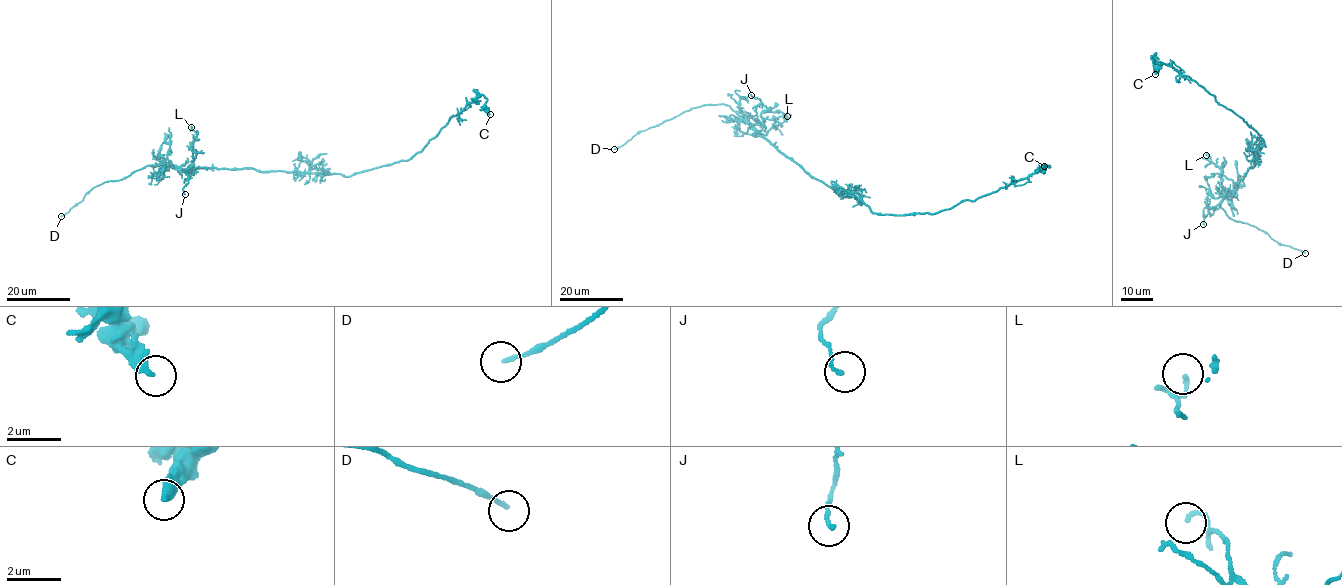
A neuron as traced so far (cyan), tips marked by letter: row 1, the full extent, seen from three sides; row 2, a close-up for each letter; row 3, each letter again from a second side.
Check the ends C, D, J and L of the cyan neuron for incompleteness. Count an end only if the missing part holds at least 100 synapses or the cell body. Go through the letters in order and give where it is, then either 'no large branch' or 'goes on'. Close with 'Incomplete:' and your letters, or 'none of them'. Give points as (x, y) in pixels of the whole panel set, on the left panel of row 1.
C: at (490, 114); no large branch
D: at (61, 216); goes on
J: at (185, 194); no large branch
L: at (191, 127); no large branch
Incomplete: D

